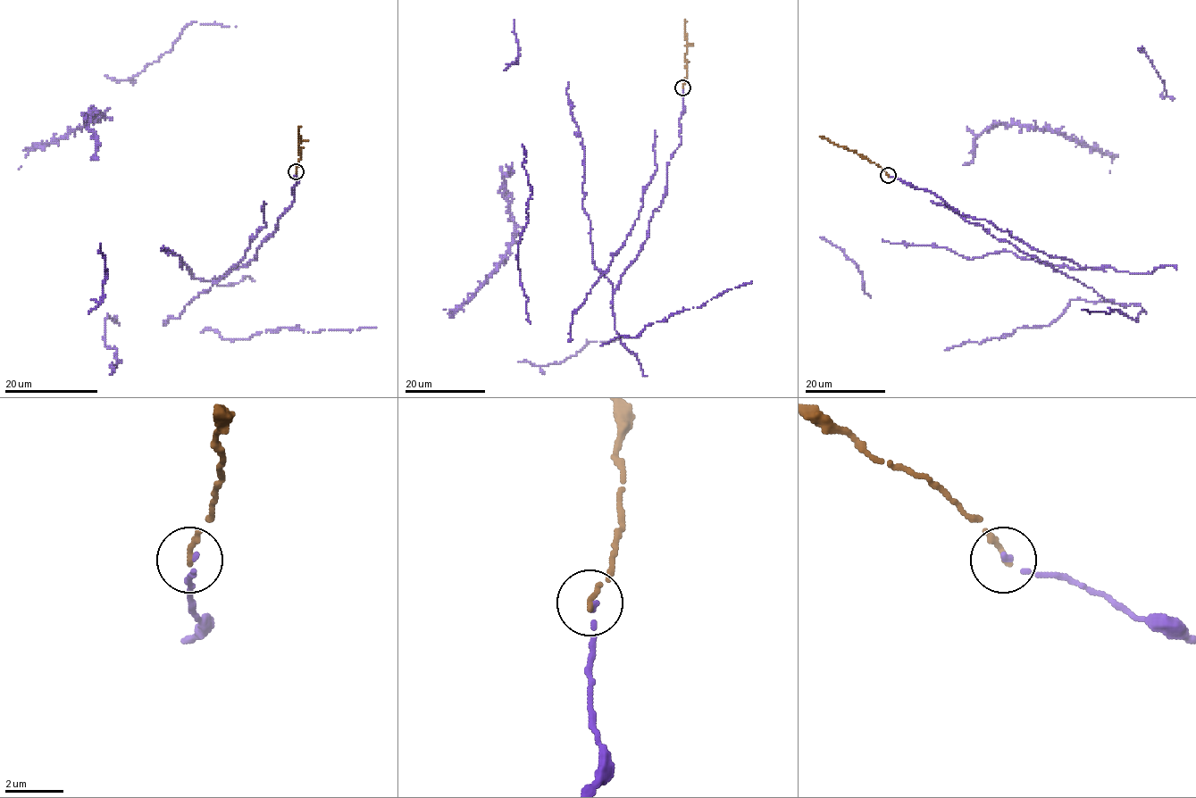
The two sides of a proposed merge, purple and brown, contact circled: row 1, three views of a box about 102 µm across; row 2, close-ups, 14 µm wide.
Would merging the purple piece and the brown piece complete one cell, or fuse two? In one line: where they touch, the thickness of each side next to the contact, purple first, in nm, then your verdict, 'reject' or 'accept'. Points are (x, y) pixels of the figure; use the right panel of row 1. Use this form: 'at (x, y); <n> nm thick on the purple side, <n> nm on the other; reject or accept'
at (888, 175); 160 nm thick on the purple side, 180 nm on the other; accept

